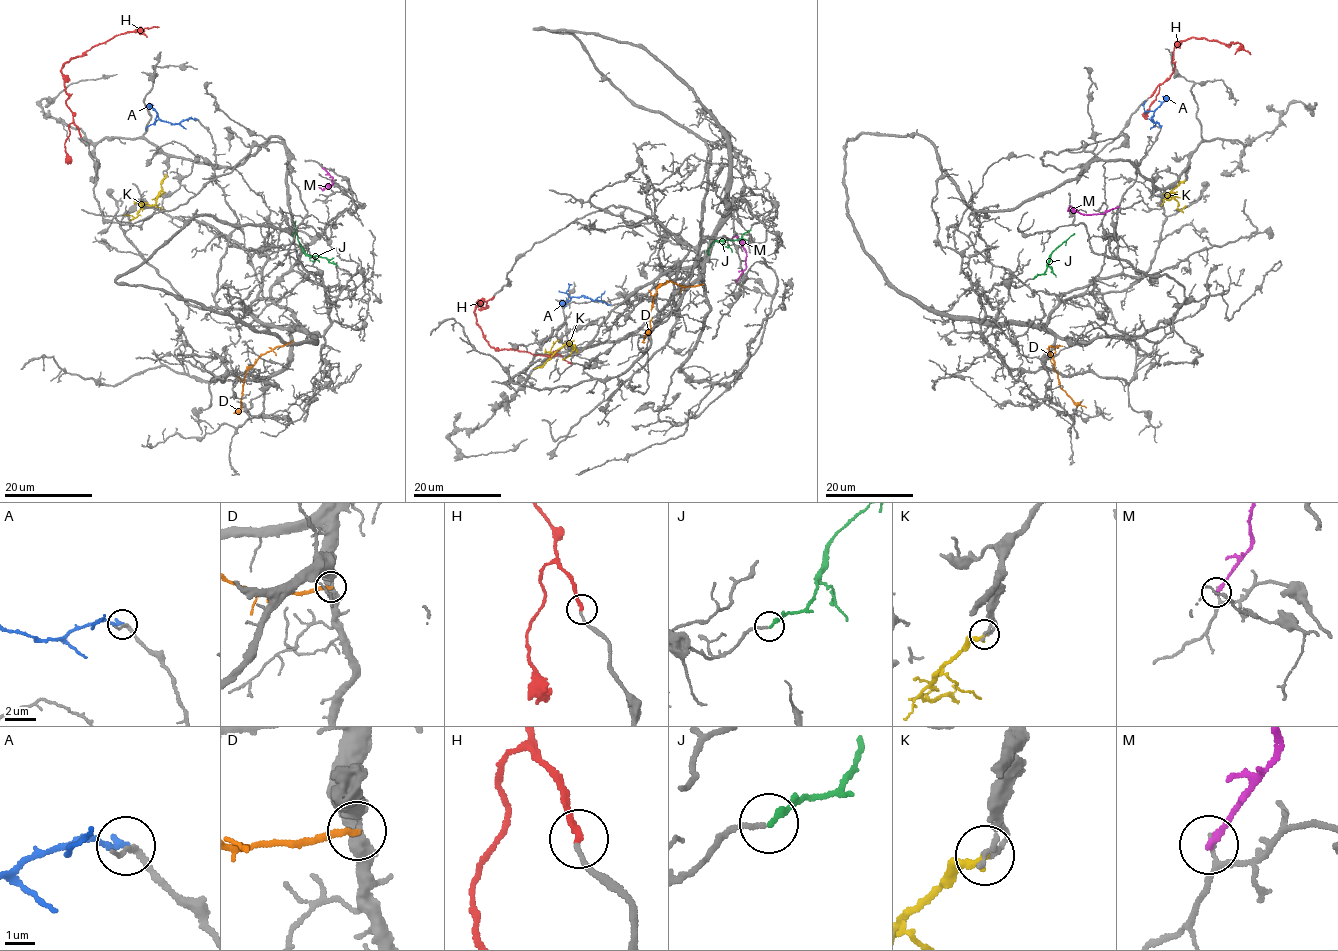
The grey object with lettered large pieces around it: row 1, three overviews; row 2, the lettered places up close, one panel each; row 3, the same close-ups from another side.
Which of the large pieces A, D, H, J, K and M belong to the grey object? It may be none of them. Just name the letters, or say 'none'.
A, H, J

